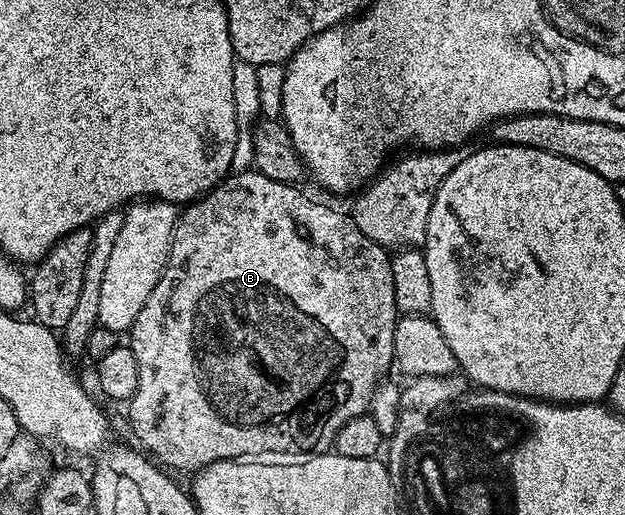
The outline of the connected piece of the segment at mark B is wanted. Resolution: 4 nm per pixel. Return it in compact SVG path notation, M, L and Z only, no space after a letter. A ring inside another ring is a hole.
M257 171L232 172L184 209L187 210L184 213L182 210L175 222L167 266L129 330L129 344L133 355L137 355L137 391L125 405L132 435L156 462L171 471L198 471L215 461L255 459L267 455L263 453L314 455L328 452L335 444L340 427L370 410L367 408L375 397L375 384L387 368L392 368L395 359L393 331L401 314L397 299L393 299L393 271L388 250L359 231L344 210L342 213L339 209L330 209L306 197L294 184L269 179L269 175Z

